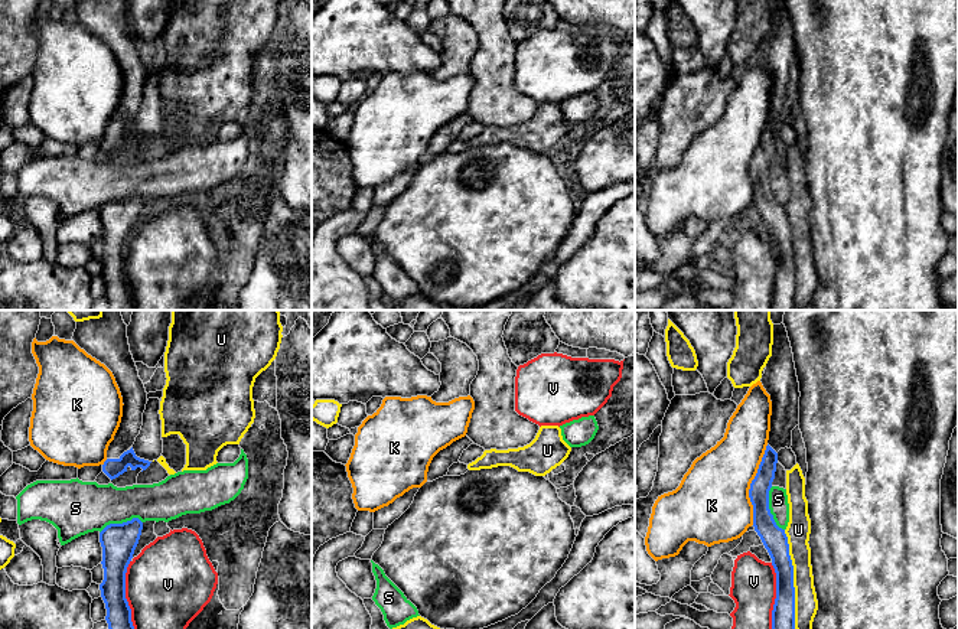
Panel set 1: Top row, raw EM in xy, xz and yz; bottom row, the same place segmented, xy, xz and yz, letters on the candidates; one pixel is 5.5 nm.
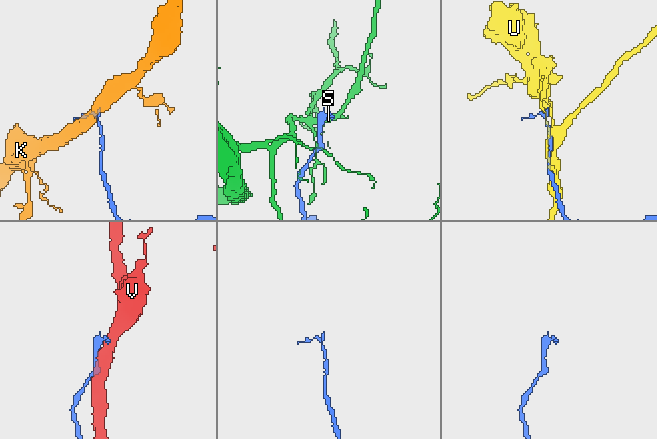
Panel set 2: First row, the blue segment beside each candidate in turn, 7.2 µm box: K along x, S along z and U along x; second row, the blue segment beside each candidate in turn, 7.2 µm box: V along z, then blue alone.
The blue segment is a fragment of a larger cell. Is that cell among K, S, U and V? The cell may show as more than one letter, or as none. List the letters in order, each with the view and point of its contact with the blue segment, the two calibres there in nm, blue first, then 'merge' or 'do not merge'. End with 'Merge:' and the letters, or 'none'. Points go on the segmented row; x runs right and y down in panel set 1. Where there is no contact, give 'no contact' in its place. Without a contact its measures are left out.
K: contact yz (750, 485); calibres 120 and 420 nm; do not merge
S: contact yz (769, 509); calibres 140 and 110 nm; do not merge
U: contact yz (792, 579); calibres 140 and 130 nm; do not merge
V: contact xy (124, 595); calibres 180 and 480 nm; do not merge
Merge: none

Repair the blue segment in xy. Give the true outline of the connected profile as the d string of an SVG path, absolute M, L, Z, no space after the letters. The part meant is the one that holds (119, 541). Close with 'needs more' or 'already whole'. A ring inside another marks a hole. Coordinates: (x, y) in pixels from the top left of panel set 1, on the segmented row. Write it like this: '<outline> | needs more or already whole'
M139 518L110 524L100 532L104 580L100 584L108 629L134 629L126 599L126 573L139 544L143 522Z | already whole

